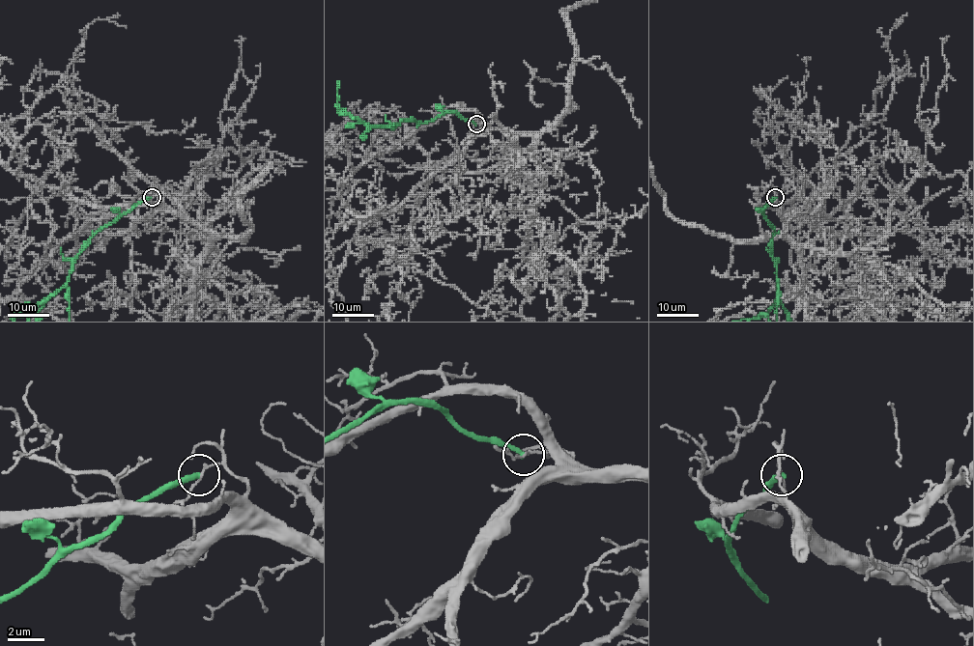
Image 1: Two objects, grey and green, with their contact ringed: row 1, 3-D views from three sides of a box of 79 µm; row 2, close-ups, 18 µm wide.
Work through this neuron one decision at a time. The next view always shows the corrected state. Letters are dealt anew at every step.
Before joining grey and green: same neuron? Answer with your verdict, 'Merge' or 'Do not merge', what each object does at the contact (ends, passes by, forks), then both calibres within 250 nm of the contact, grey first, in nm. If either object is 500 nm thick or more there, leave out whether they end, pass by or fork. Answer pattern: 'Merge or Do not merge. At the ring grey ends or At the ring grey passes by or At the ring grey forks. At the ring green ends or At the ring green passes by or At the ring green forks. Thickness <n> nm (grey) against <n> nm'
Do not merge. At the ring grey passes by. At the ring green ends. Thickness 120 nm (grey) against 280 nm

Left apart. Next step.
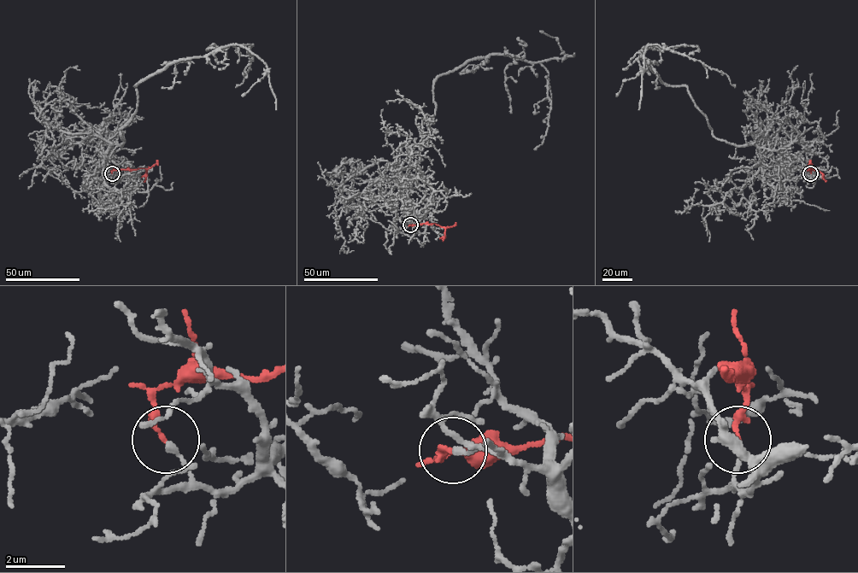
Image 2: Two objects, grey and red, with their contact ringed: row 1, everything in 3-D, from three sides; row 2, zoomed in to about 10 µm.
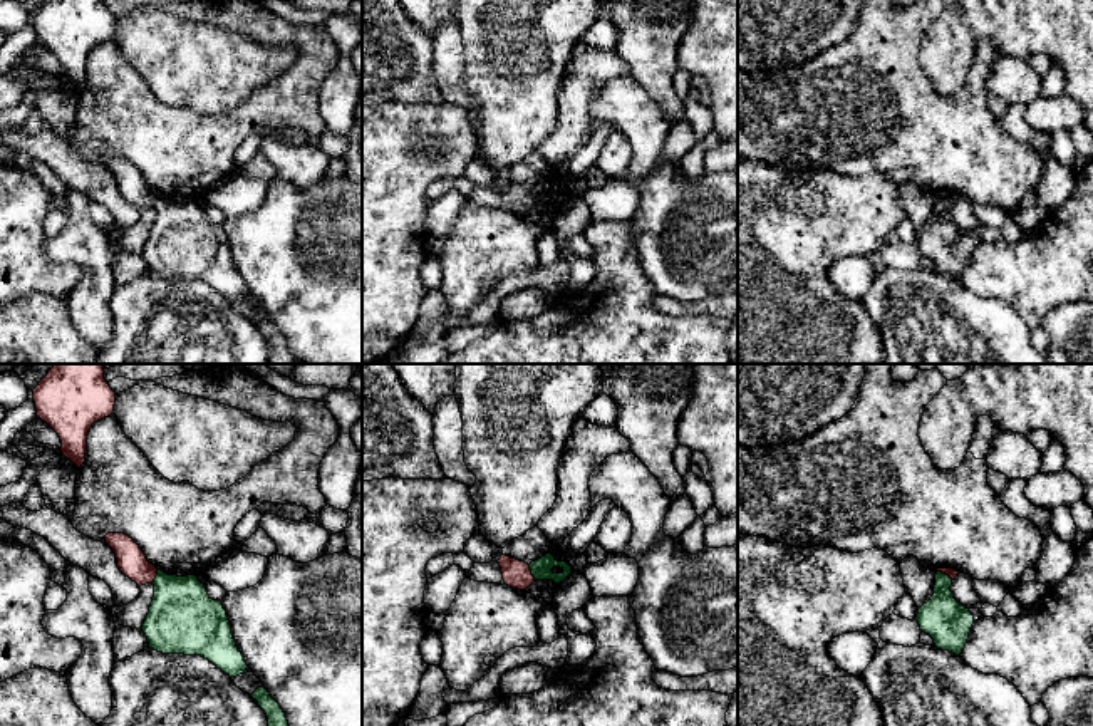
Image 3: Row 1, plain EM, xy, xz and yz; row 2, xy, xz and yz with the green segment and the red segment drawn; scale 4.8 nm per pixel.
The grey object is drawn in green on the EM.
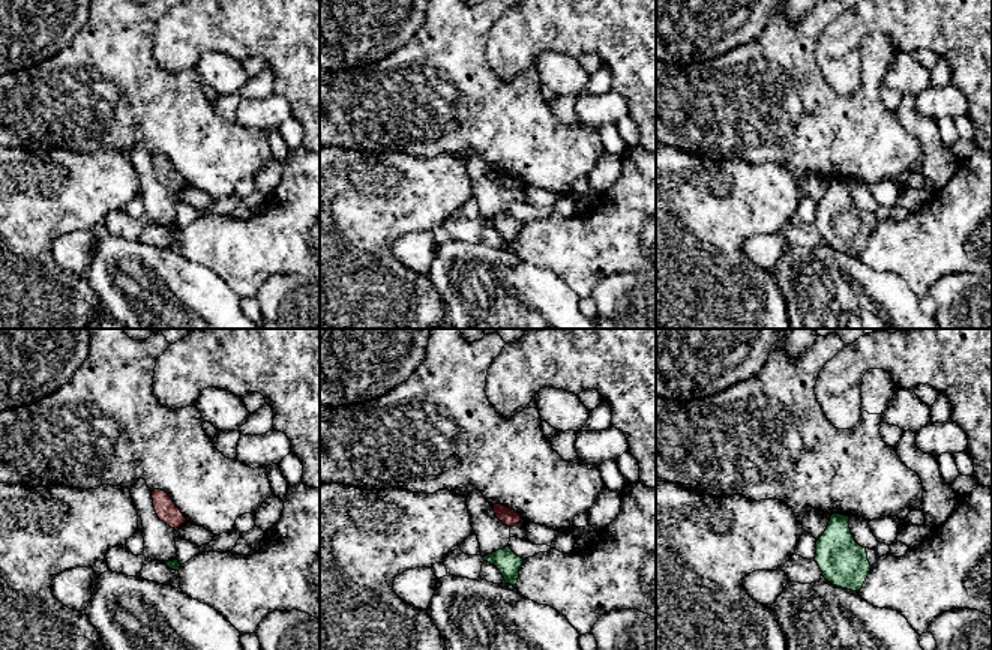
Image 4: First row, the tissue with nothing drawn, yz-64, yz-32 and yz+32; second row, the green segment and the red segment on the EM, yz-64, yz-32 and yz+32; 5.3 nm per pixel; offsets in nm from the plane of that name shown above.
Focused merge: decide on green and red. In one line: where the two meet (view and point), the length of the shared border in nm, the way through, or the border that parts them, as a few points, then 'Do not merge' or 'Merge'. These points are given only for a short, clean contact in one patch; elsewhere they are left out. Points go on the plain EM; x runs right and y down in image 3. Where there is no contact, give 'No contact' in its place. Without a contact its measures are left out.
Touches green at xz (532, 197). Shared border 80 nm. Boundary: xz (528, 190), (535, 203). Do not merge

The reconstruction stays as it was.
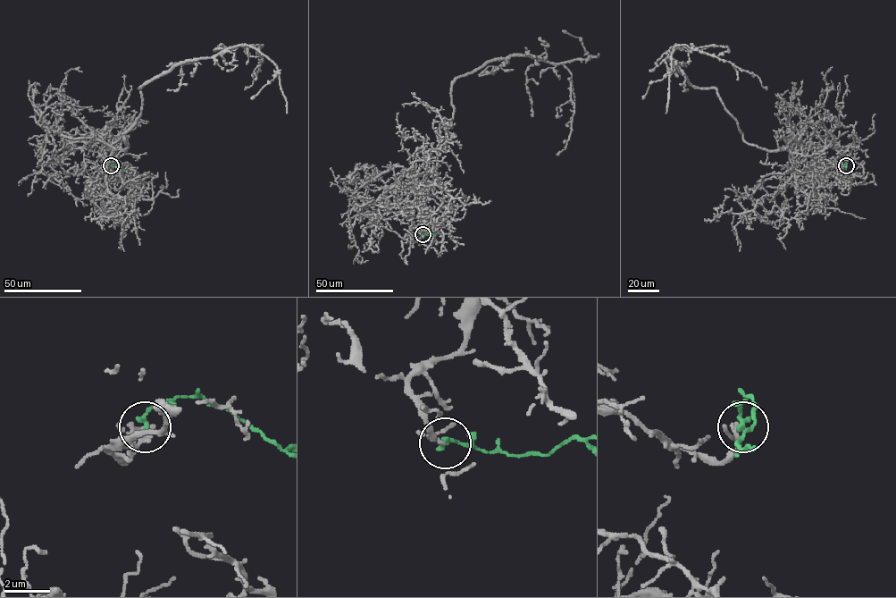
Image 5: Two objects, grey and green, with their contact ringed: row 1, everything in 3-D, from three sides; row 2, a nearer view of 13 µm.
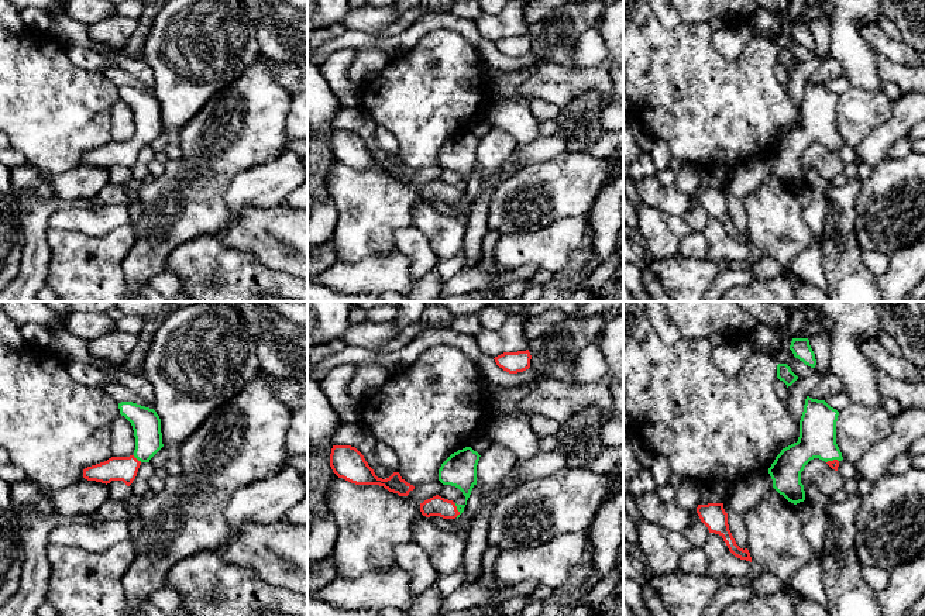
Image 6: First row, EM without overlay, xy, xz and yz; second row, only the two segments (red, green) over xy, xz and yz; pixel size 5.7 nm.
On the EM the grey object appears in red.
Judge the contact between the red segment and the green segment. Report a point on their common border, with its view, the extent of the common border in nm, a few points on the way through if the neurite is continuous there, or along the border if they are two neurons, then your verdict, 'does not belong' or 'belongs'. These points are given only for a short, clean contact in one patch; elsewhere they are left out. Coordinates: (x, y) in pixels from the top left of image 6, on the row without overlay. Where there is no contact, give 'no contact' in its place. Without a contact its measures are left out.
contact xz (457, 195); length 80 nm; way xz (435, 191), (457, 195), (466, 188), (458, 154); belongs

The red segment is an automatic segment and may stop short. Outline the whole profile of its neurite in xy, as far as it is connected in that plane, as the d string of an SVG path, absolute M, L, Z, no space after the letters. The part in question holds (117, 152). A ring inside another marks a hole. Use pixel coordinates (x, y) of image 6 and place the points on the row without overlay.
M118 87L120 99L133 110L135 134L130 141L111 141L104 147L83 154L83 162L102 168L123 165L127 171L133 168L138 152L164 131L161 103L154 93L133 87Z

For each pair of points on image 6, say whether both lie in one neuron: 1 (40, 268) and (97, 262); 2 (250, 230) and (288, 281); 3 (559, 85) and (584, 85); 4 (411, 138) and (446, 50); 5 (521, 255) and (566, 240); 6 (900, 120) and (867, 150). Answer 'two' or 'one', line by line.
1: two
2: two
3: one
4: one
5: one
6: one

